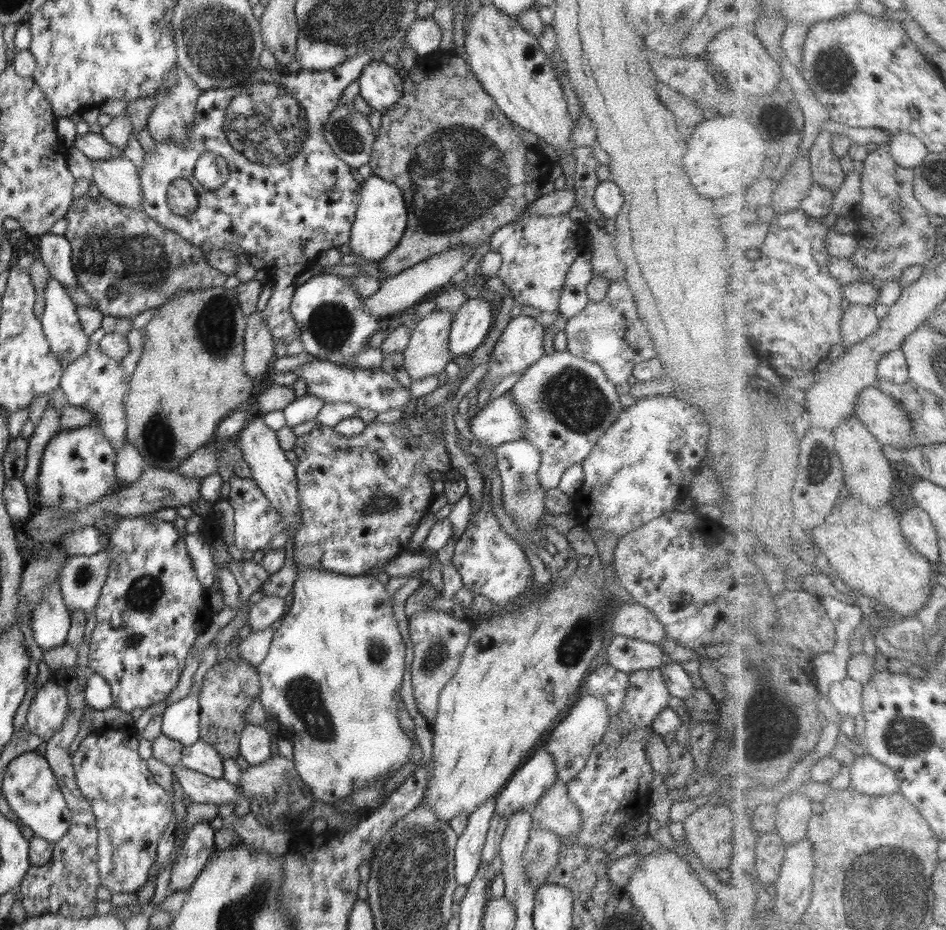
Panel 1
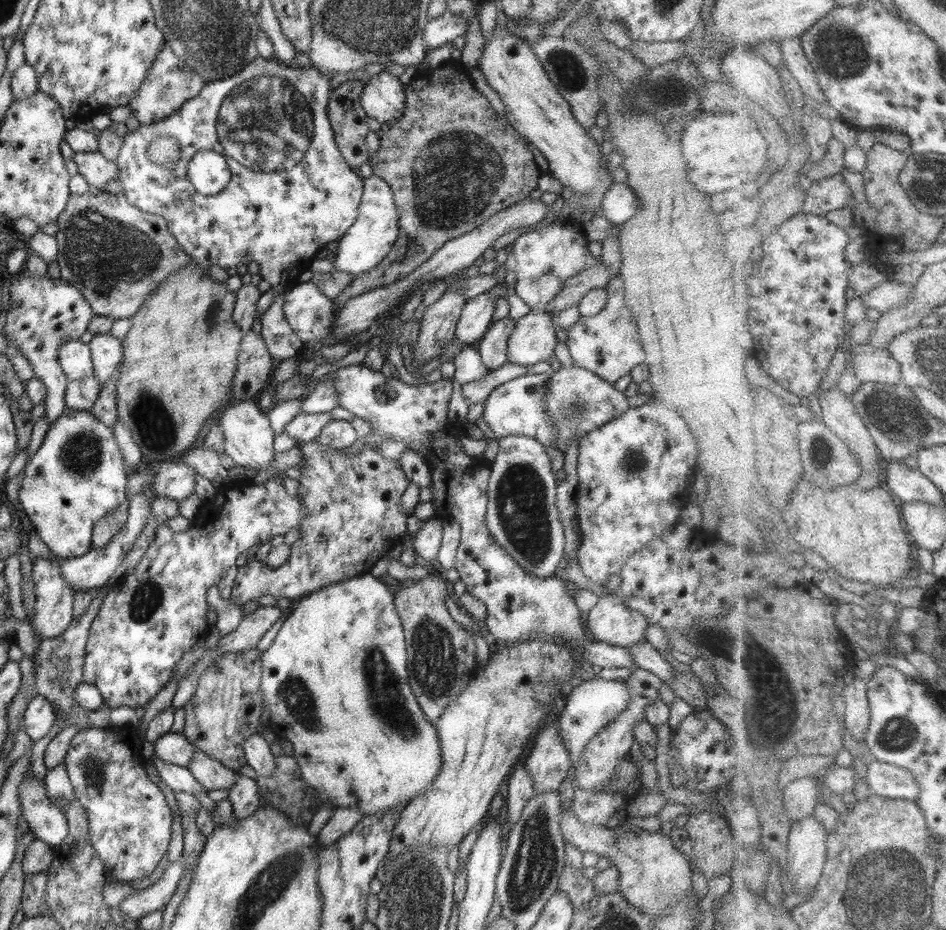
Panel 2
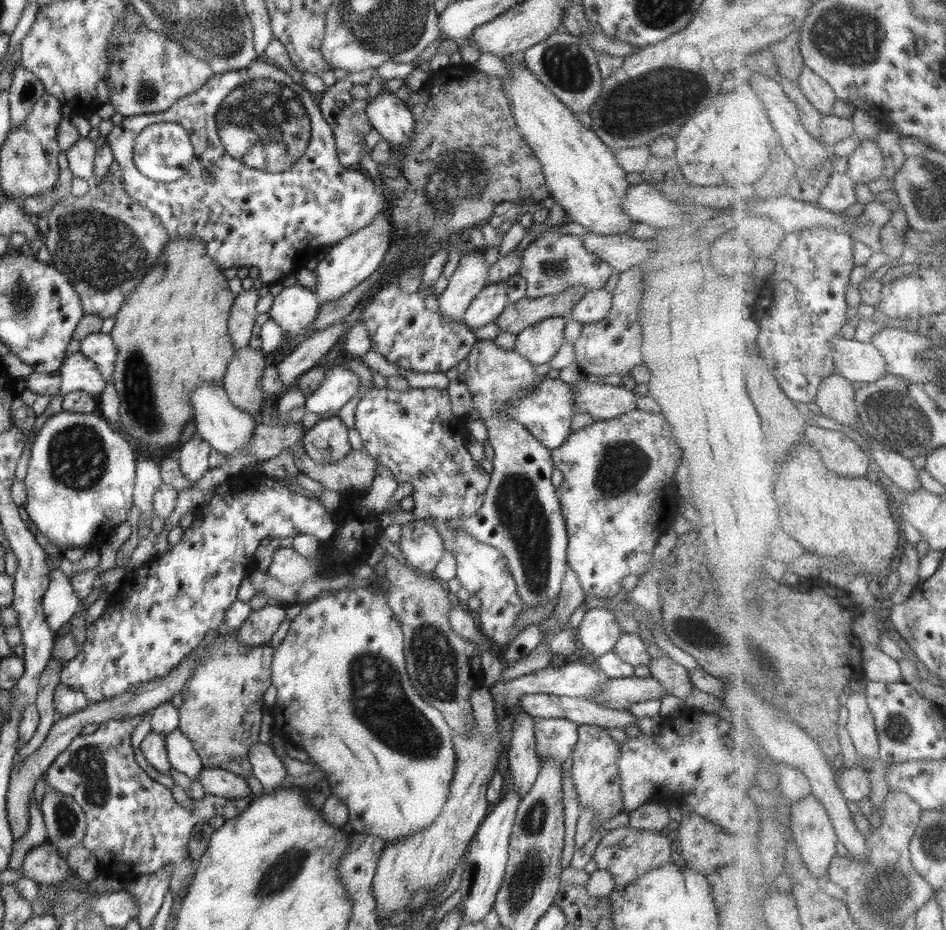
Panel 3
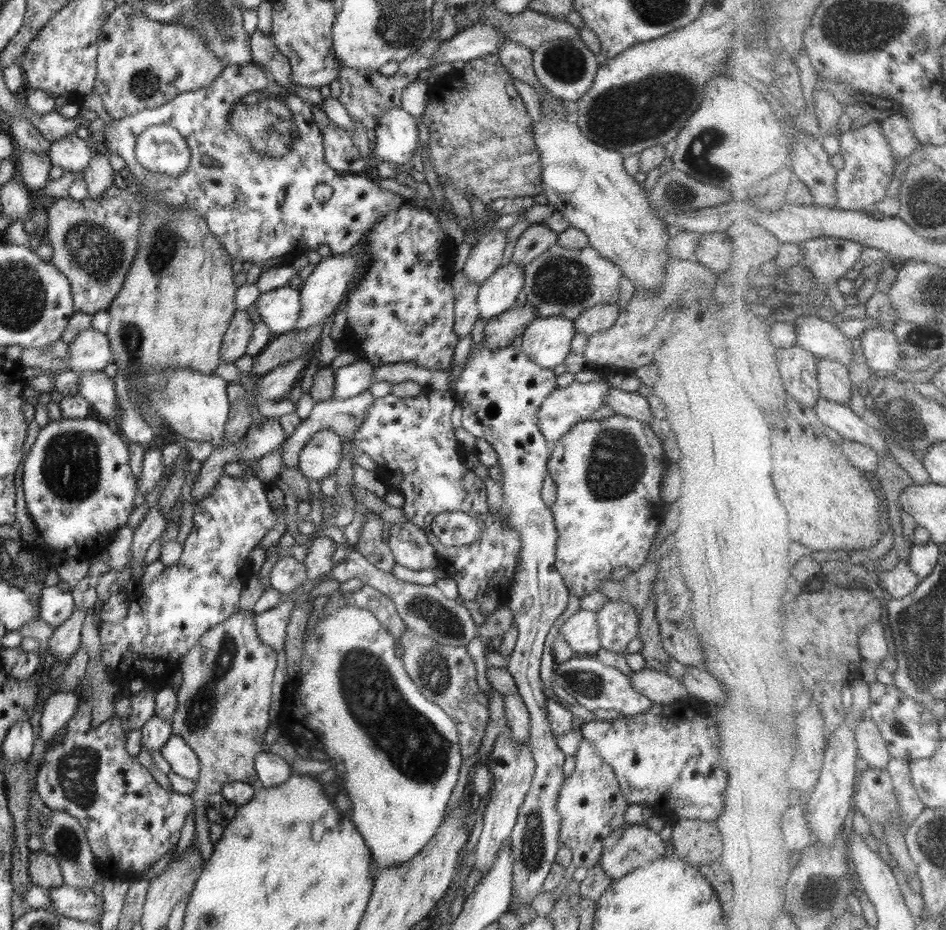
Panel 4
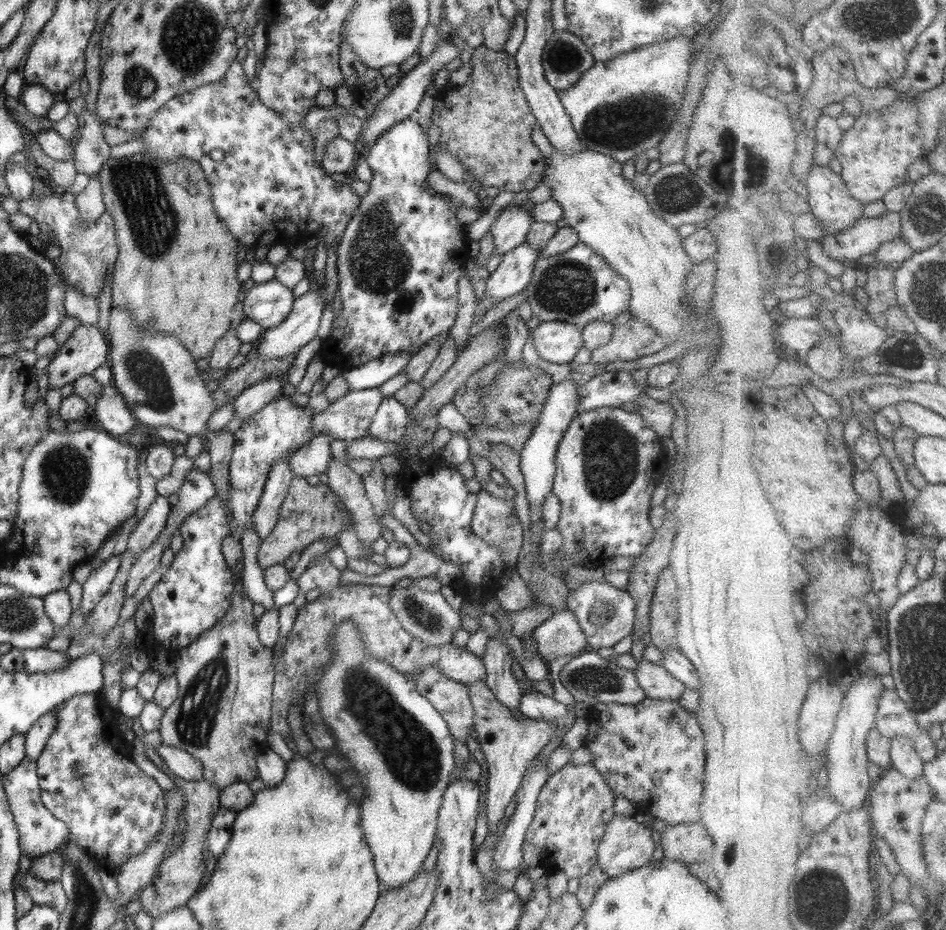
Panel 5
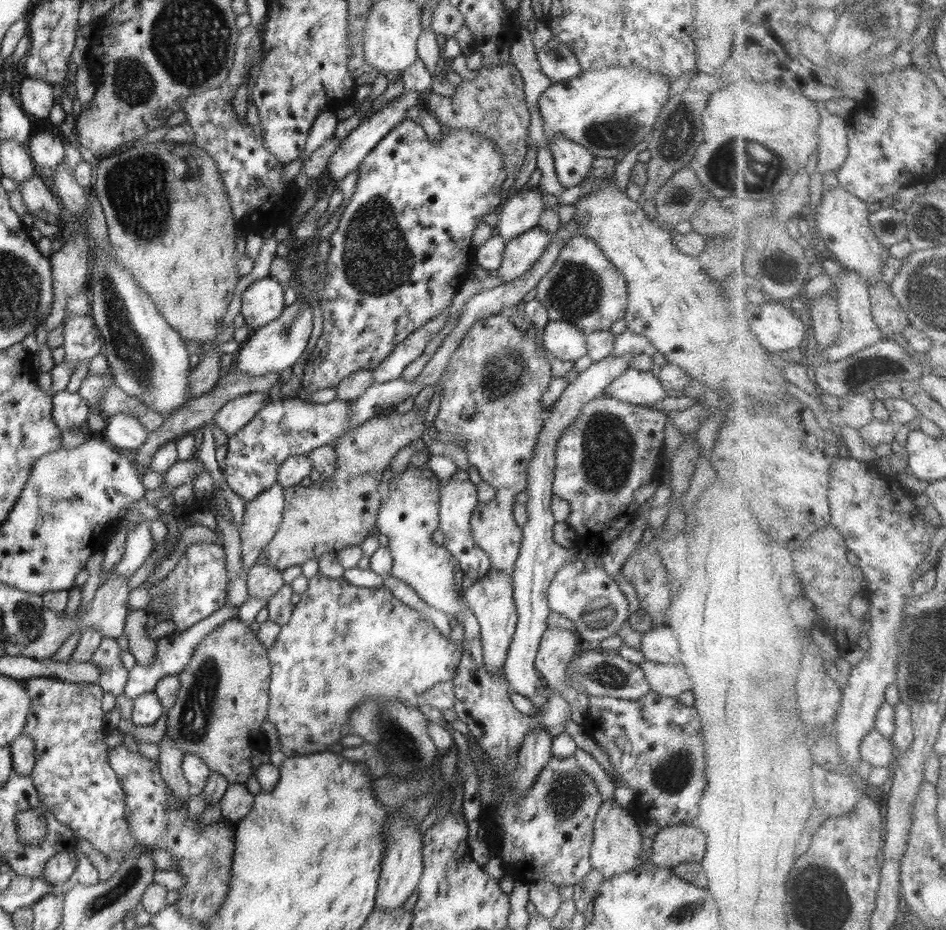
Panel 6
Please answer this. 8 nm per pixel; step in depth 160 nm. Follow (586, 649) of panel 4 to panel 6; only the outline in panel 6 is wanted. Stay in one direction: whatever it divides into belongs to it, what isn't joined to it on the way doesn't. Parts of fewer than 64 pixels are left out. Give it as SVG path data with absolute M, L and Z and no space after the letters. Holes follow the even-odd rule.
M549 626L543 632L542 640L539 644L539 649L537 650L537 655L534 661L534 666L536 670L539 671L539 675L543 678L545 684L548 688L552 688L554 692L560 693L571 706L571 719L574 722L582 725L582 722L586 720L587 710L589 707L589 698L584 693L578 693L576 689L570 686L567 680L567 668L573 659L577 656L576 650L582 645L580 637L577 632L572 633L567 629L557 628Z

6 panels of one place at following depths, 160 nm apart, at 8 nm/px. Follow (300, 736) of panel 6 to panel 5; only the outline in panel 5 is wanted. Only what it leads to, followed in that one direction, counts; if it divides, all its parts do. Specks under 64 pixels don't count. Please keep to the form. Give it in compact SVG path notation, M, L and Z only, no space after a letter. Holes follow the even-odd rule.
M328 553L324 559L311 563L306 571L302 573L298 582L298 587L302 592L320 589L320 597L314 601L308 601L303 607L297 610L297 617L292 627L291 633L283 642L283 654L278 655L276 646L273 665L275 677L273 682L273 705L271 708L271 721L268 732L280 734L291 738L290 726L288 726L288 715L293 710L293 700L297 700L304 707L304 694L309 682L315 685L322 678L326 666L330 664L334 656L333 634L337 631L337 626L352 619L359 634L363 634L365 651L373 658L382 658L386 664L392 666L405 674L408 680L414 680L417 672L424 670L431 664L437 664L448 678L456 682L470 684L476 681L484 681L486 669L482 659L472 652L468 652L466 647L459 647L454 643L446 643L442 646L428 646L419 638L412 636L398 620L395 612L390 606L390 589L388 587L376 585L354 584L354 592L340 592L340 573L334 565L330 563Z

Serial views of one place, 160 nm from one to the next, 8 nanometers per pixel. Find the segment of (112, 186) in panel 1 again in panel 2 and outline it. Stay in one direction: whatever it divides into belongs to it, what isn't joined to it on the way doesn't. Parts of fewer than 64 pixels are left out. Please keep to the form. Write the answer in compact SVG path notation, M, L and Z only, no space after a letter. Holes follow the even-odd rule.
M100 151L77 152L74 154L73 161L78 167L78 173L90 186L103 190L108 180L118 180L119 170L116 163L102 156Z

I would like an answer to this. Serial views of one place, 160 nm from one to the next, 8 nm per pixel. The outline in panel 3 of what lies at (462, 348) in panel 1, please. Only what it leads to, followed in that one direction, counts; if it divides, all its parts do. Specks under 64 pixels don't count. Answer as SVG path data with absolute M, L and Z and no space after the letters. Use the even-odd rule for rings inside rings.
M506 282L487 284L470 303L461 322L476 331L481 326L495 322L509 303Z

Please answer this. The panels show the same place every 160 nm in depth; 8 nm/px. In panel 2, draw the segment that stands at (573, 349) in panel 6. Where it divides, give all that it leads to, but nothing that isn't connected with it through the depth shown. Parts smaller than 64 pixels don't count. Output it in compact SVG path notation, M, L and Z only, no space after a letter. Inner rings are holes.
M531 310L515 322L507 342L507 362L531 367L554 359L558 329L553 315Z

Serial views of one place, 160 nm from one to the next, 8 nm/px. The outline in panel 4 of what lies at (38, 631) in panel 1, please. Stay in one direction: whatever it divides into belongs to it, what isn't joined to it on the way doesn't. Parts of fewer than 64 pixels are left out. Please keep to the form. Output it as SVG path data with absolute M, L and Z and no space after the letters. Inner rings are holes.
M63 585L42 589L39 607L40 618L55 628L63 625L76 609L70 590Z

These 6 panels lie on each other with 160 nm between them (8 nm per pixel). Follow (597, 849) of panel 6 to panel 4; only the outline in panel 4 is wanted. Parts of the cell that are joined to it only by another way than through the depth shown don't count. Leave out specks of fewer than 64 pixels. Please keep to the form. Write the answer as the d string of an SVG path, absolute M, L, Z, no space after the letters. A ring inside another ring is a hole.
M624 823L604 840L599 865L618 880L625 874L659 859L666 852L668 841L649 827Z

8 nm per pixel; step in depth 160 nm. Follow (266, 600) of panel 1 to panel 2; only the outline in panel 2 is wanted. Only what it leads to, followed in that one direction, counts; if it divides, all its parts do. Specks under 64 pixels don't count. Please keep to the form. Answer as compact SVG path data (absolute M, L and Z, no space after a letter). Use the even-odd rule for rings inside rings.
M261 605L254 612L244 615L236 630L219 635L215 650L233 653L256 647L262 636L280 620L282 613L277 605Z

